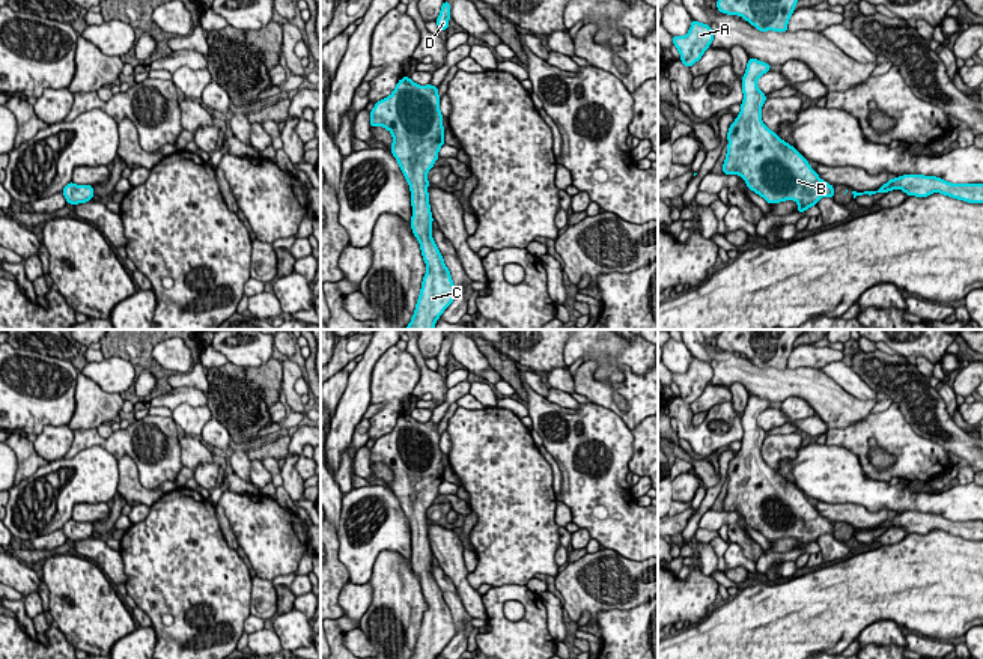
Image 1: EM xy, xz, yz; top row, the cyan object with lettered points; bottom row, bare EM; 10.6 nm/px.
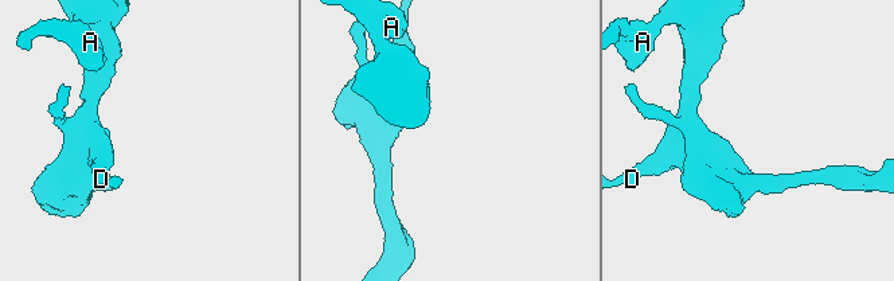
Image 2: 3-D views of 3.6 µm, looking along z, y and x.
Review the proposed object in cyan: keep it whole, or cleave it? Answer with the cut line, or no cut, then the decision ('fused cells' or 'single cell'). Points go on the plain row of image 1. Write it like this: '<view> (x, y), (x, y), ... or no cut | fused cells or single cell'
no cut | single cell

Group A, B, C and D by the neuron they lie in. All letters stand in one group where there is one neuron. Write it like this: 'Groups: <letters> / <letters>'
Groups: A B C D

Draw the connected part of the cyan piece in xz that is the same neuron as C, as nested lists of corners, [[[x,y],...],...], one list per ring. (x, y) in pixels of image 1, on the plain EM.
[[[403,414],[393,430],[378,438],[370,448],[370,463],[384,463],[393,472],[391,490],[411,527],[409,561],[428,603],[411,659],[437,659],[456,635],[450,608],[432,576],[434,555],[428,531],[426,512],[444,481],[440,436],[438,424],[418,423],[409,414]]]

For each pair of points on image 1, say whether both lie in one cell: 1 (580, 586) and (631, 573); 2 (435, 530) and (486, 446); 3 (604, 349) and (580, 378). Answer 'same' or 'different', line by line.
1: same
2: different
3: different

